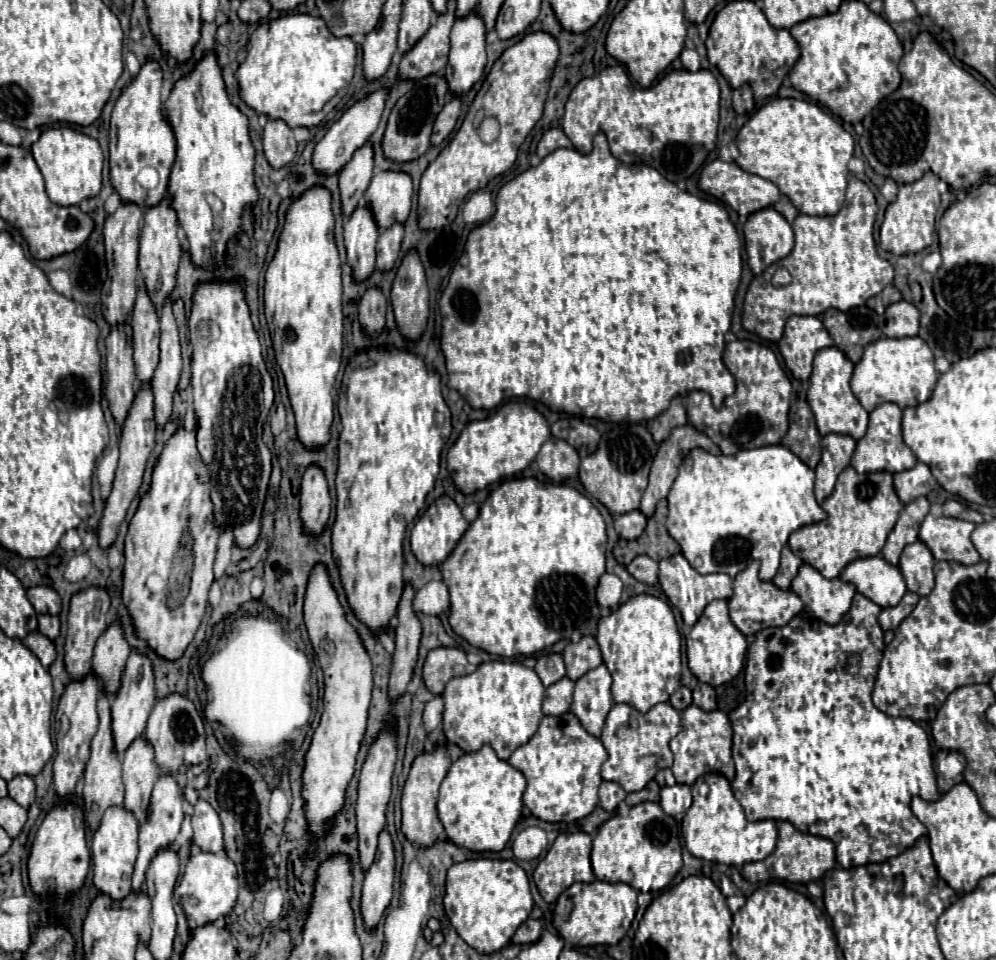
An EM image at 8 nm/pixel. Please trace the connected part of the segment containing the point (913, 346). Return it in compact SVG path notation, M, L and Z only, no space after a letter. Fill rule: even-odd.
M880 338L864 348L862 360L854 366L850 386L864 410L872 412L882 402L894 402L900 408L914 408L930 398L936 380L938 372L934 370L934 356L922 338Z

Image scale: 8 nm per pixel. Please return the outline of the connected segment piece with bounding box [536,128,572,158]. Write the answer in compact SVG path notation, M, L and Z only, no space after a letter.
M552 128L538 142L538 152L536 154L540 158L544 158L544 156L548 156L550 152L554 152L558 148L572 148L572 142L566 138L566 134L560 128Z

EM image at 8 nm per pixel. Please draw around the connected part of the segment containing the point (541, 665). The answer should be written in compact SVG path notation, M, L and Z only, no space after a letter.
M546 654L546 656L540 656L534 670L536 670L538 678L542 680L542 684L544 684L546 688L566 676L564 662L562 662L562 656L560 656L560 654Z

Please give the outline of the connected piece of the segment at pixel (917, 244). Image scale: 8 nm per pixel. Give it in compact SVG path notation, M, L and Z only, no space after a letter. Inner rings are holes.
M926 172L912 184L904 184L896 200L886 208L886 218L880 226L880 246L896 256L902 256L908 252L922 252L933 244L936 241L934 220L941 204L941 196L947 191L948 185L932 172Z

